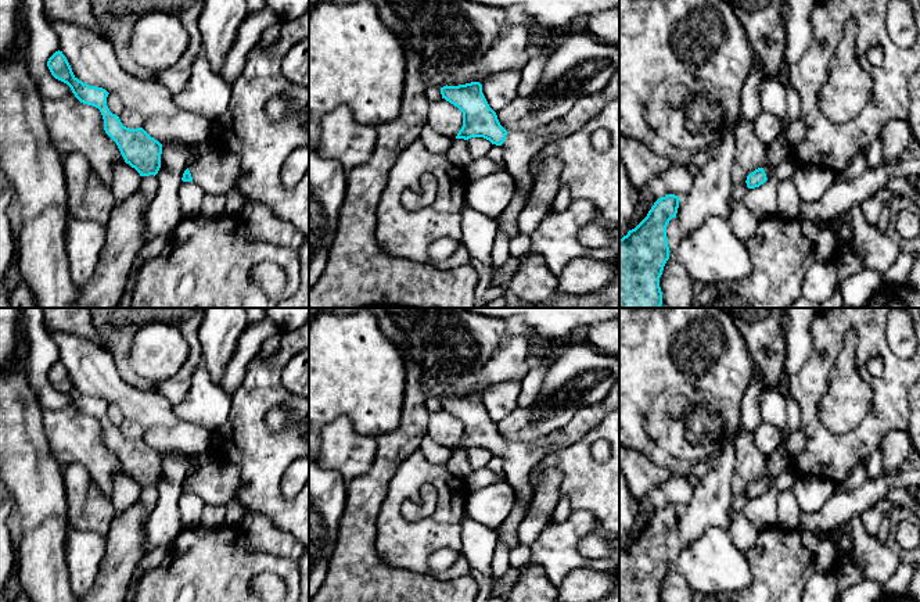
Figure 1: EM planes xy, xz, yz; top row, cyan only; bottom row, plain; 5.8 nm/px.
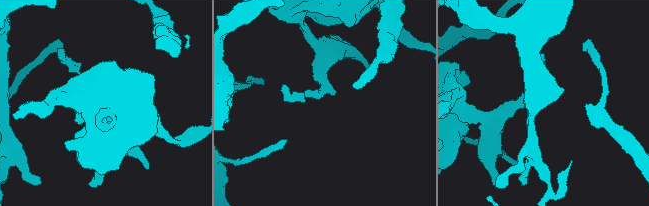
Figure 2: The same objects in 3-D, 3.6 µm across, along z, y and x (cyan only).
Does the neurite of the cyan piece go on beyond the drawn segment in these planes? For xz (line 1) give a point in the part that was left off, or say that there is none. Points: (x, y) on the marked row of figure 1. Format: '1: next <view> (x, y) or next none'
1: next xz (520, 147)

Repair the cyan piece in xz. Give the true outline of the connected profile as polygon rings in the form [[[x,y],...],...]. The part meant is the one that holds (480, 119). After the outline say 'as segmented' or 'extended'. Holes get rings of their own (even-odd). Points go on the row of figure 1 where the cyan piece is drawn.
[[[619,69],[611,76],[605,87],[596,94],[582,97],[560,119],[535,130],[507,132],[499,122],[496,112],[489,107],[479,82],[441,87],[442,98],[463,112],[463,126],[456,139],[468,140],[484,137],[492,144],[503,147],[506,171],[515,183],[513,198],[500,214],[499,230],[510,239],[520,234],[518,216],[529,196],[533,176],[529,172],[531,161],[550,143],[561,140],[600,114],[611,101],[619,100]]]; extended

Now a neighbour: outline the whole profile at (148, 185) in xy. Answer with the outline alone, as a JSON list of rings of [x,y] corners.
[[[154,175],[141,176],[141,182],[140,182],[139,190],[145,197],[145,207],[147,208],[148,208],[151,200],[155,197],[157,189],[158,189],[157,176],[154,176]]]

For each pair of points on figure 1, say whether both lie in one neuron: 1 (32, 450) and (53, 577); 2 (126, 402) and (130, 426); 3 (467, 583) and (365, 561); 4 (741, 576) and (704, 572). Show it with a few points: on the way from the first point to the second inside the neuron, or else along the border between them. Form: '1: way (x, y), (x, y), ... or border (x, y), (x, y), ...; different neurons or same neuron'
1: way (35, 482), (43, 508), (43, 545); same neuron
2: border (125, 418), (133, 419), (144, 430); different neurons
3: way (442, 587), (390, 586); same neuron
4: way (732, 573), (714, 572); same neuron

